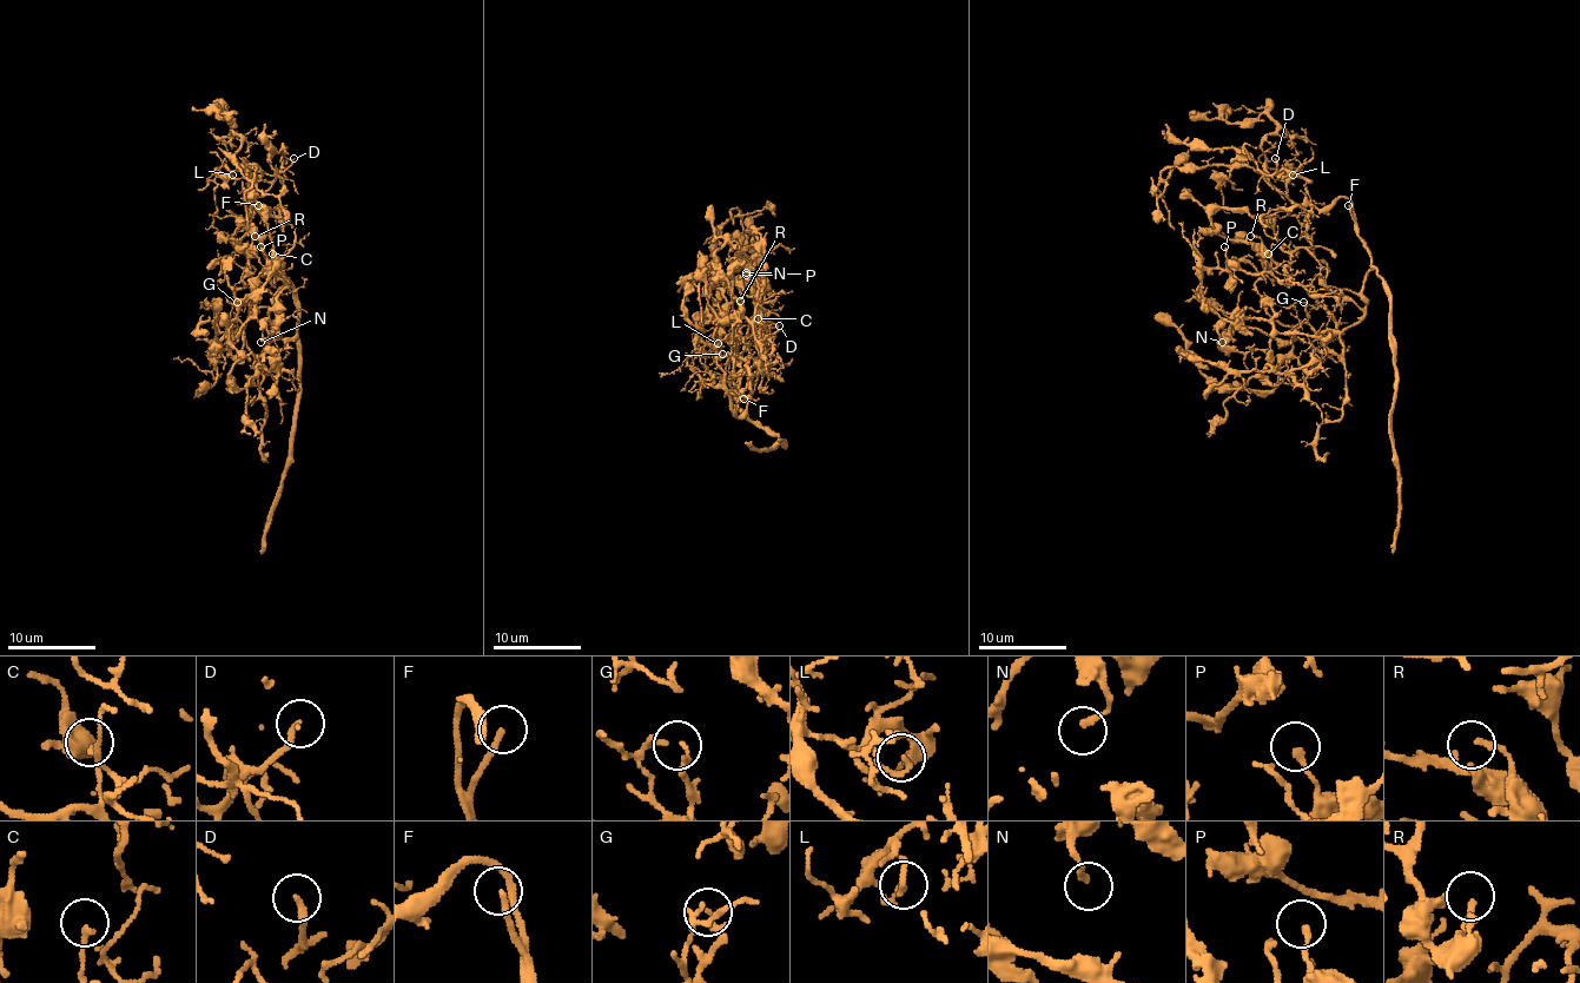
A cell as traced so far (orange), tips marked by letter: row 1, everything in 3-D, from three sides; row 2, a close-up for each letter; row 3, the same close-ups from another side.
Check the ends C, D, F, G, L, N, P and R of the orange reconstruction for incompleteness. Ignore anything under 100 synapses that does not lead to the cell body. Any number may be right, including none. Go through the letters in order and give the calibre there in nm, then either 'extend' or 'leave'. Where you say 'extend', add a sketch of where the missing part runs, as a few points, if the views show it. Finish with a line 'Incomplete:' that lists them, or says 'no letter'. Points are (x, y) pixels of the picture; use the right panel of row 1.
C: 90 nm | leave
D: 180 nm | leave
F: 180 nm | extend
G: 150 nm | leave
L: 140 nm | leave
N: 180 nm | leave
P: 170 nm | leave
R: 170 nm | leave
Incomplete: F

